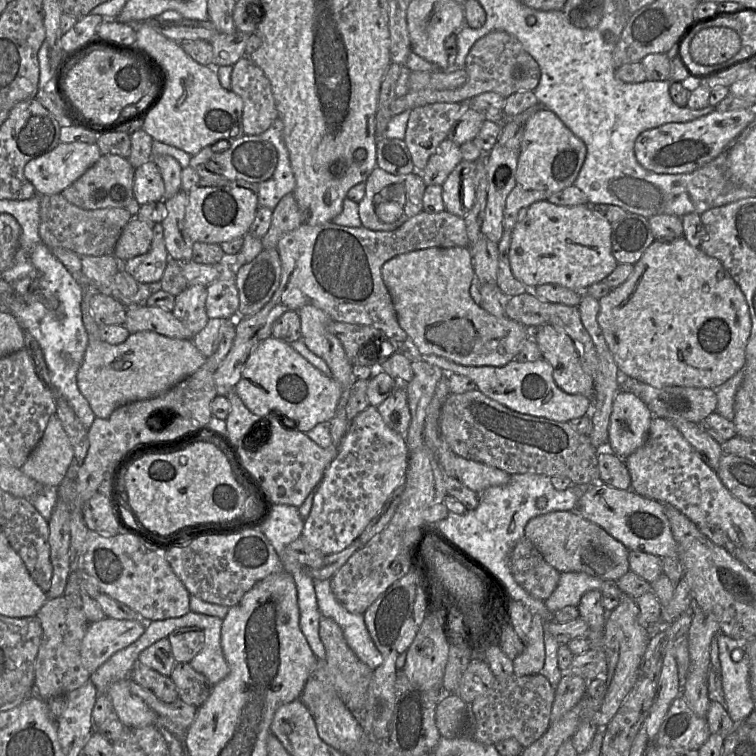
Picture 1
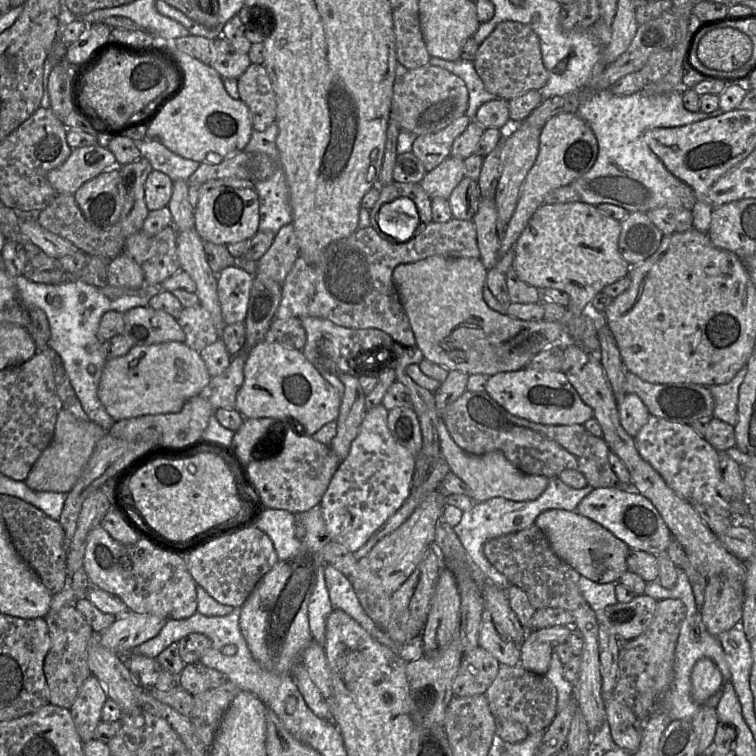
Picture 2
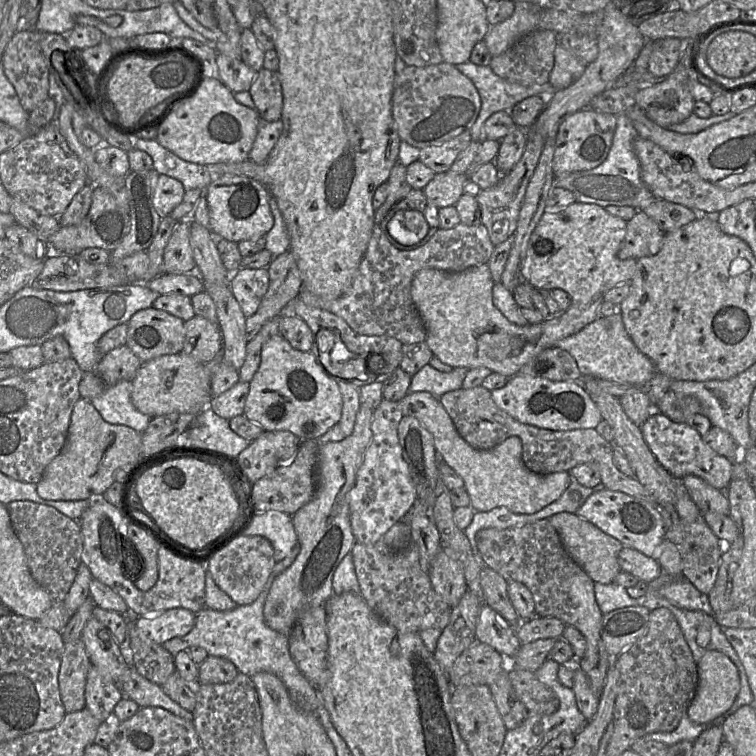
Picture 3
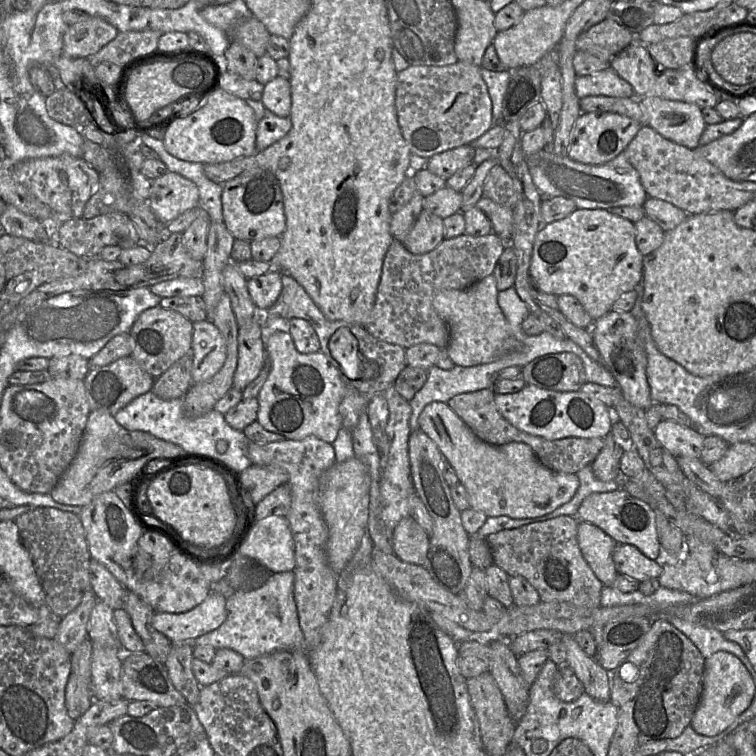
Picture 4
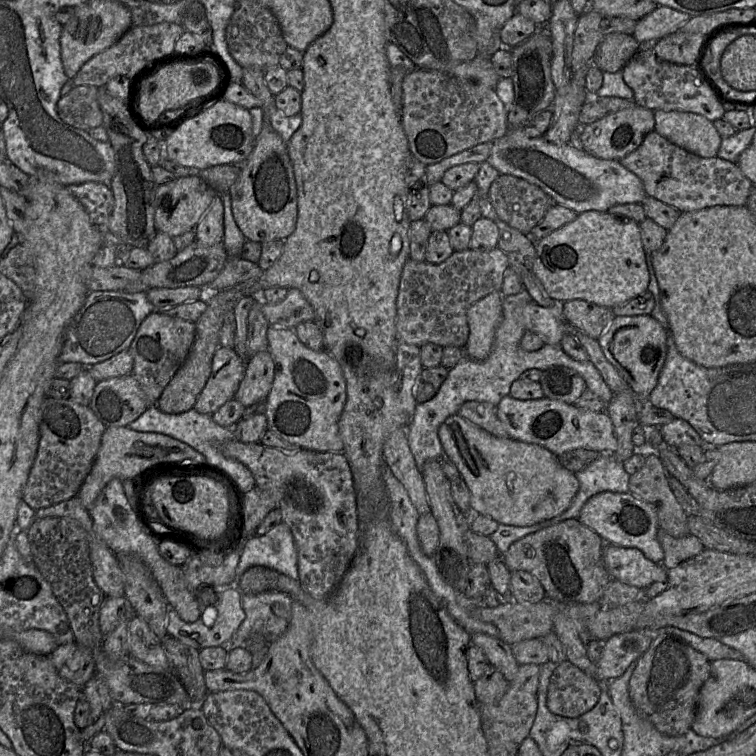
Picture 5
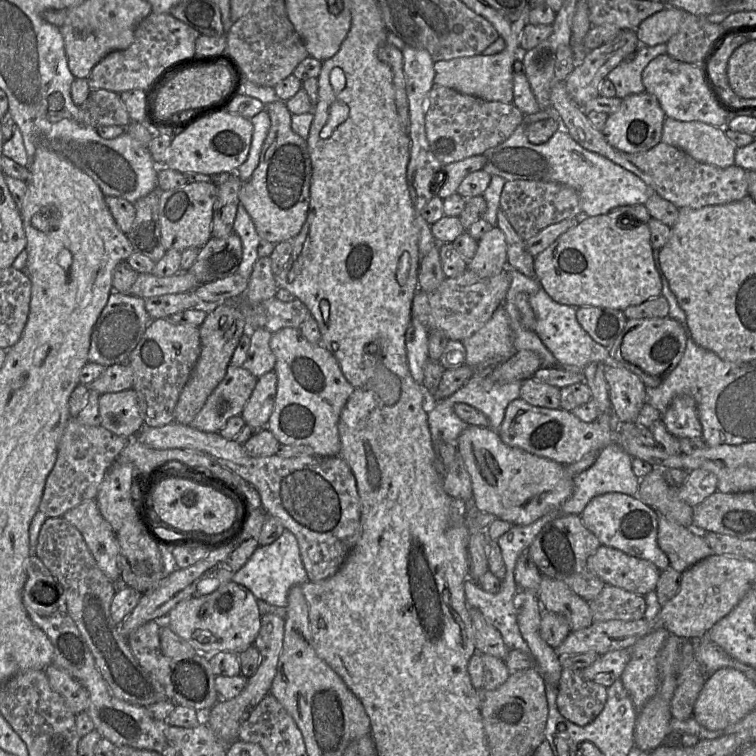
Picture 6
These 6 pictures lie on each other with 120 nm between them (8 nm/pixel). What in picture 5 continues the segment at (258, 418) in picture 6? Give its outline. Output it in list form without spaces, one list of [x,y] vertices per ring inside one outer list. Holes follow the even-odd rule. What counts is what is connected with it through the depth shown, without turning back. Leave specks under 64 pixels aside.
[[[269,350],[254,354],[245,363],[245,375],[234,398],[246,408],[265,400],[274,375],[275,364]]]

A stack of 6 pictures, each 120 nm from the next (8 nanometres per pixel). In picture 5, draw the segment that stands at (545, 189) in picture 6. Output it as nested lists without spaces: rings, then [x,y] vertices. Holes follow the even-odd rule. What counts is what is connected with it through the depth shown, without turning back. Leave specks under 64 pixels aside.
[[[500,174],[487,198],[504,223],[529,235],[556,202],[541,188],[517,176]]]

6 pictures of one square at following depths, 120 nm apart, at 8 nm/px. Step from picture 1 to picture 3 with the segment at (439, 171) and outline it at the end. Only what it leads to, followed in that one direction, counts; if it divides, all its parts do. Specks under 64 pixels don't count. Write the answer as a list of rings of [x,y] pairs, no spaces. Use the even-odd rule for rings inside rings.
[[[448,170],[436,173],[422,191],[434,205],[443,208],[455,206],[462,194],[467,191],[473,191],[476,198],[481,189],[468,179],[466,173]]]

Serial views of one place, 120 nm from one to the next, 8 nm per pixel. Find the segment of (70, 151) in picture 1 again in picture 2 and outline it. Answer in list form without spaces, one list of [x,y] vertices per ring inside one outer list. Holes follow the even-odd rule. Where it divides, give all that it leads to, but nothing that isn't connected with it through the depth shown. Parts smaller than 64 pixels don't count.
[[[104,138],[99,145],[72,149],[69,158],[47,174],[47,179],[58,194],[74,194],[85,182],[102,172],[122,165],[106,147]]]

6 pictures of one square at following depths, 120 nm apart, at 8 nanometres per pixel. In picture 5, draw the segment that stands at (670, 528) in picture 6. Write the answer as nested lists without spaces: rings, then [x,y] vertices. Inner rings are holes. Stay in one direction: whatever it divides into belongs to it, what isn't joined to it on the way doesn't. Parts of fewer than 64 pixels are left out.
[[[659,528],[657,539],[664,551],[662,566],[667,570],[705,550],[703,543],[689,533],[683,537],[673,537]]]

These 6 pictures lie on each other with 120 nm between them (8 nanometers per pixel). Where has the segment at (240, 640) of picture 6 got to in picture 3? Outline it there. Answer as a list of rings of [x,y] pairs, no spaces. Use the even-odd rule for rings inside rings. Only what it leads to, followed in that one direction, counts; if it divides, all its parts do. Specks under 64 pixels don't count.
[[[172,608],[145,617],[136,616],[129,610],[128,622],[132,618],[138,632],[155,643],[163,644],[174,637],[188,634],[195,625],[196,614],[185,608]]]

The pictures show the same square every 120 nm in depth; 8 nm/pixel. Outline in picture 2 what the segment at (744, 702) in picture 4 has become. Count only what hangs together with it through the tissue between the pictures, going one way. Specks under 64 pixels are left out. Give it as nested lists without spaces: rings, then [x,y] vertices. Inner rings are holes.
[[[709,658],[696,663],[692,671],[691,694],[699,705],[705,705],[706,701],[720,691],[724,684],[721,671]]]

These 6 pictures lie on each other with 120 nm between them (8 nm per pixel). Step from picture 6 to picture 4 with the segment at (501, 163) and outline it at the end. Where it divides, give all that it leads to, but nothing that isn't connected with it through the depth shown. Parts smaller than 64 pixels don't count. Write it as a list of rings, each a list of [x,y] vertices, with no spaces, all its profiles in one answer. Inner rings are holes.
[[[542,149],[526,156],[526,163],[540,194],[546,198],[562,196],[571,199],[579,209],[609,210],[619,206],[642,206],[648,198],[639,173],[628,161],[625,151],[602,165],[589,165]]]

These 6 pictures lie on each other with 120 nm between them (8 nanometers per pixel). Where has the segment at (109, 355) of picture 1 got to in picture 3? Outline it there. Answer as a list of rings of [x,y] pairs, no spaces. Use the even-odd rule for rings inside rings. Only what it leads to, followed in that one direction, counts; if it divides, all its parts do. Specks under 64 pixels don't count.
[[[184,352],[157,357],[142,364],[131,381],[131,399],[134,406],[151,417],[170,413],[198,415],[212,398],[210,373]]]

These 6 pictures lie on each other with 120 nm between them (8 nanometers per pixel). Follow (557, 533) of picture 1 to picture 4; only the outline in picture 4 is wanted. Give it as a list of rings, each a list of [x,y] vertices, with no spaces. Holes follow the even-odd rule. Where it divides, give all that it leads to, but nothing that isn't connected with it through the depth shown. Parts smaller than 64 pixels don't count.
[[[584,521],[578,523],[577,540],[584,559],[597,578],[605,586],[612,586],[618,574],[613,560],[617,542],[597,526]]]

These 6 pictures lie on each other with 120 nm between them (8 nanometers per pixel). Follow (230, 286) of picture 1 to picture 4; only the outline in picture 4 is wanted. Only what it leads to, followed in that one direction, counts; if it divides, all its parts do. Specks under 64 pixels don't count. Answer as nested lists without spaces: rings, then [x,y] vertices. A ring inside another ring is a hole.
[[[269,270],[263,275],[247,279],[247,290],[259,312],[270,308],[282,291],[282,274]]]

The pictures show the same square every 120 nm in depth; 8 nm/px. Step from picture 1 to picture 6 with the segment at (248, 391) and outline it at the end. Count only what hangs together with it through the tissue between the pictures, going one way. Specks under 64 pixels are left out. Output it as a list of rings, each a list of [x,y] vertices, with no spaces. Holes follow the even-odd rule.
[[[283,328],[273,333],[270,347],[276,357],[274,370],[277,375],[277,391],[273,412],[266,427],[282,445],[309,446],[315,455],[321,457],[339,456],[341,441],[338,422],[353,387],[343,375],[337,359],[322,344],[310,343],[298,328]]]

